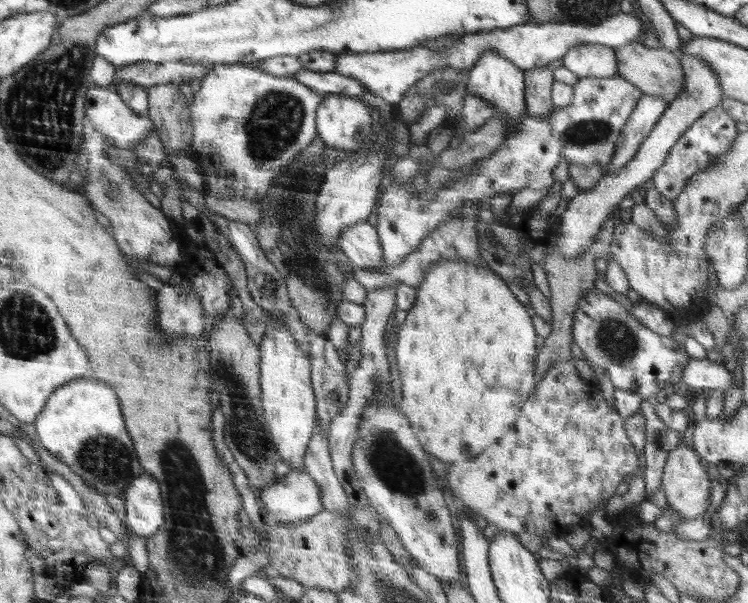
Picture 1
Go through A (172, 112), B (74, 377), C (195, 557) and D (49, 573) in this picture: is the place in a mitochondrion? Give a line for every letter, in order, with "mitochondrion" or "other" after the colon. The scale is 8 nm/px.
A: other
B: other
C: mitochondrion
D: other

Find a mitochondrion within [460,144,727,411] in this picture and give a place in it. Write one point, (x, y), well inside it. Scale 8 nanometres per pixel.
(617, 341)

